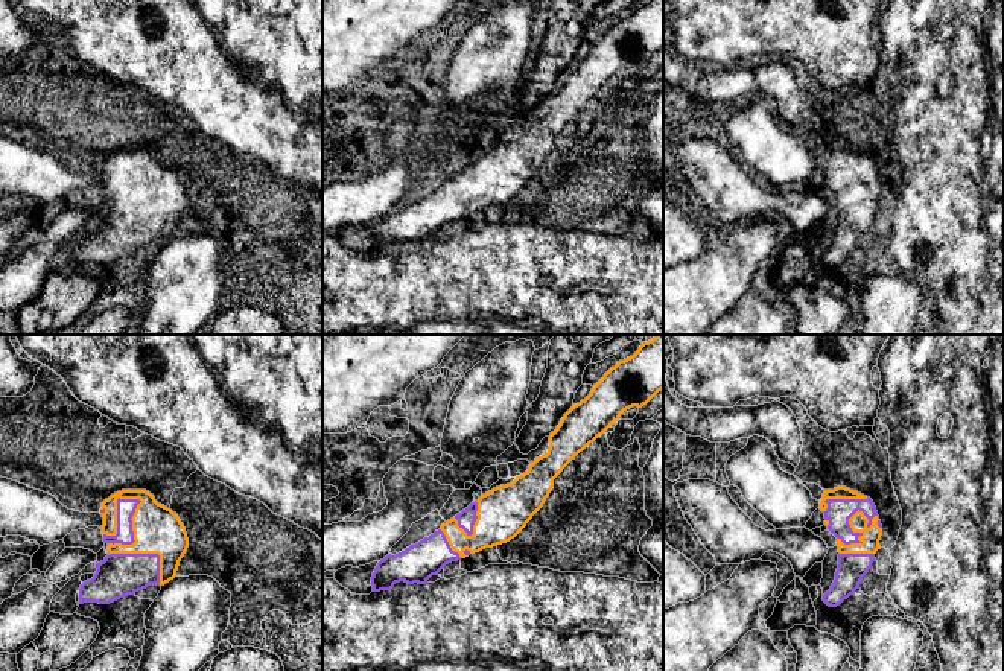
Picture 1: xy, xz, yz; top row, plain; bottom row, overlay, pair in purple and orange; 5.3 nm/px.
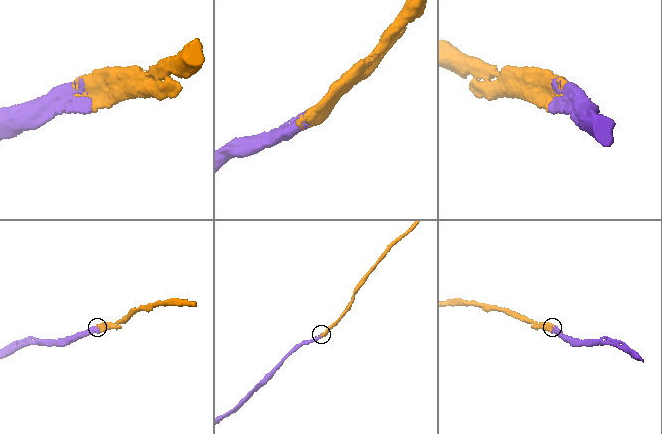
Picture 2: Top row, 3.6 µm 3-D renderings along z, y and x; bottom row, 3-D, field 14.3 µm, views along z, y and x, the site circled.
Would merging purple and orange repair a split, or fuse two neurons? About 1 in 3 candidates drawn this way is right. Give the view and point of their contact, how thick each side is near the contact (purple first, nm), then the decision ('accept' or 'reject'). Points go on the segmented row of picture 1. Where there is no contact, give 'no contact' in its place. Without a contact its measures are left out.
contact xy (133, 533); calibres 100 and 260 nm; accept

